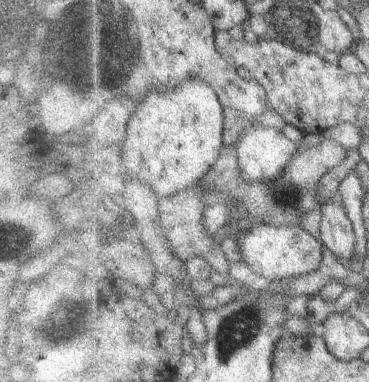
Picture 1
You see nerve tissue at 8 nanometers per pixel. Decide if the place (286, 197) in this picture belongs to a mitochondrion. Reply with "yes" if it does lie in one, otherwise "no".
yes

